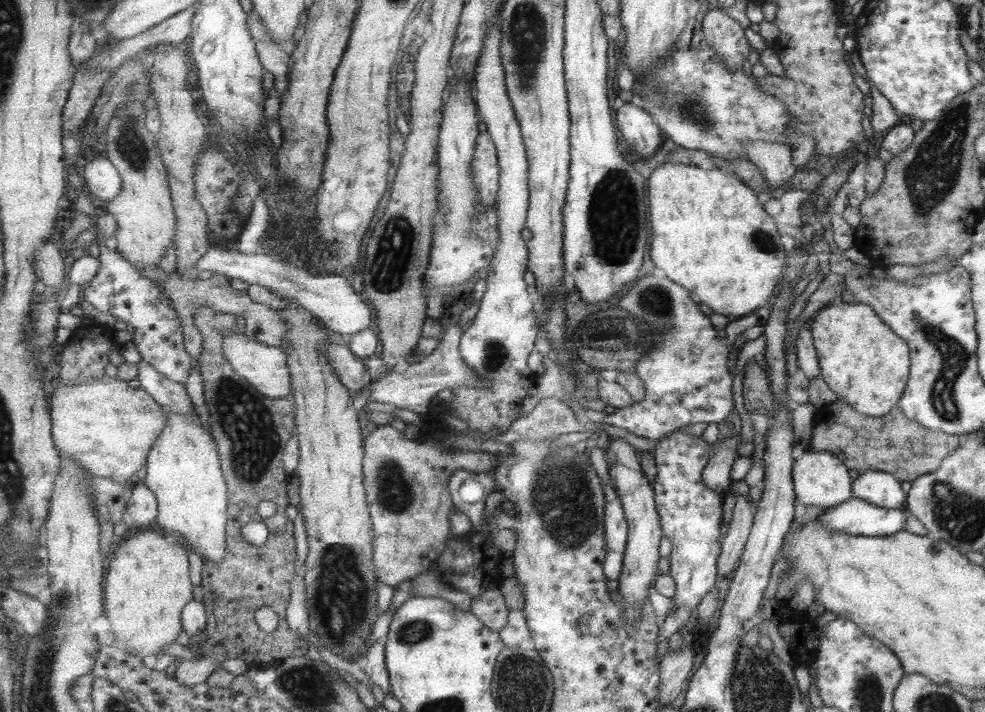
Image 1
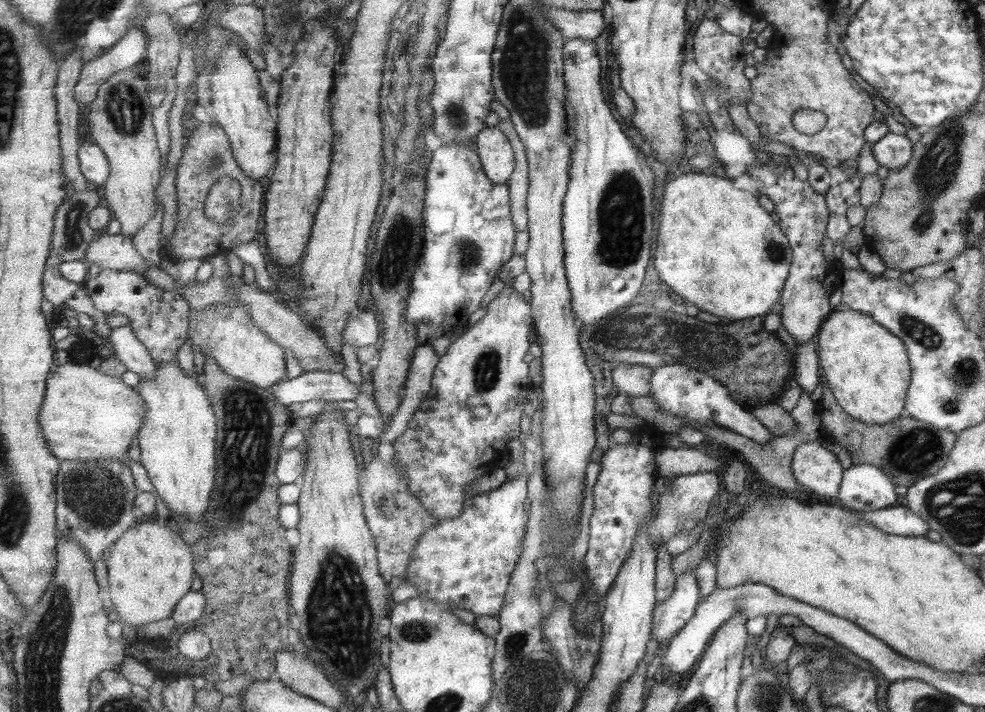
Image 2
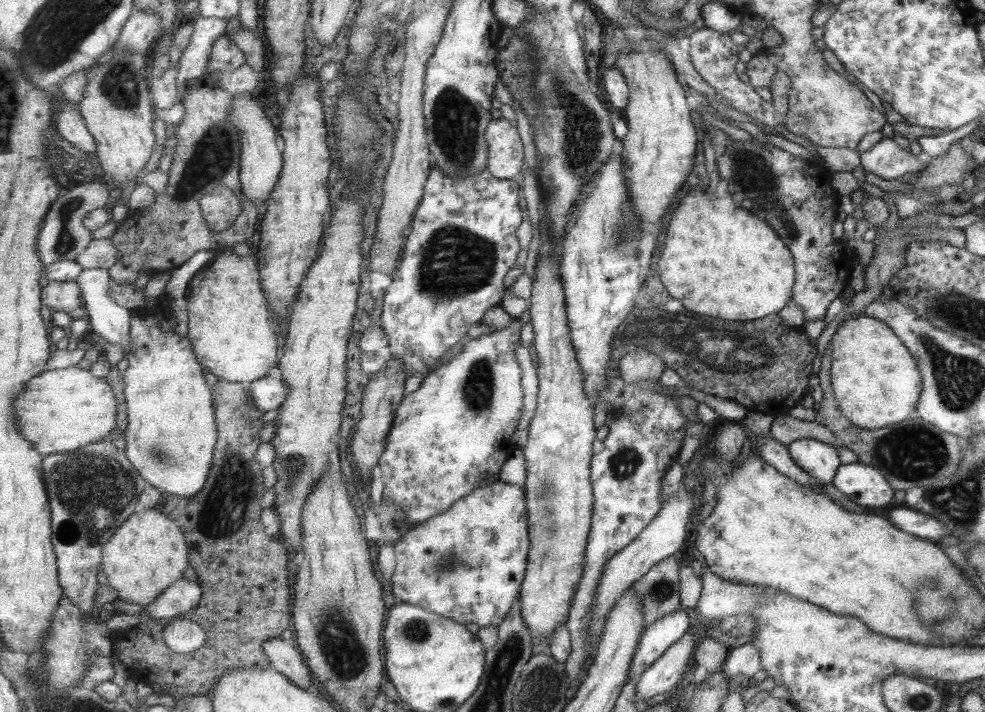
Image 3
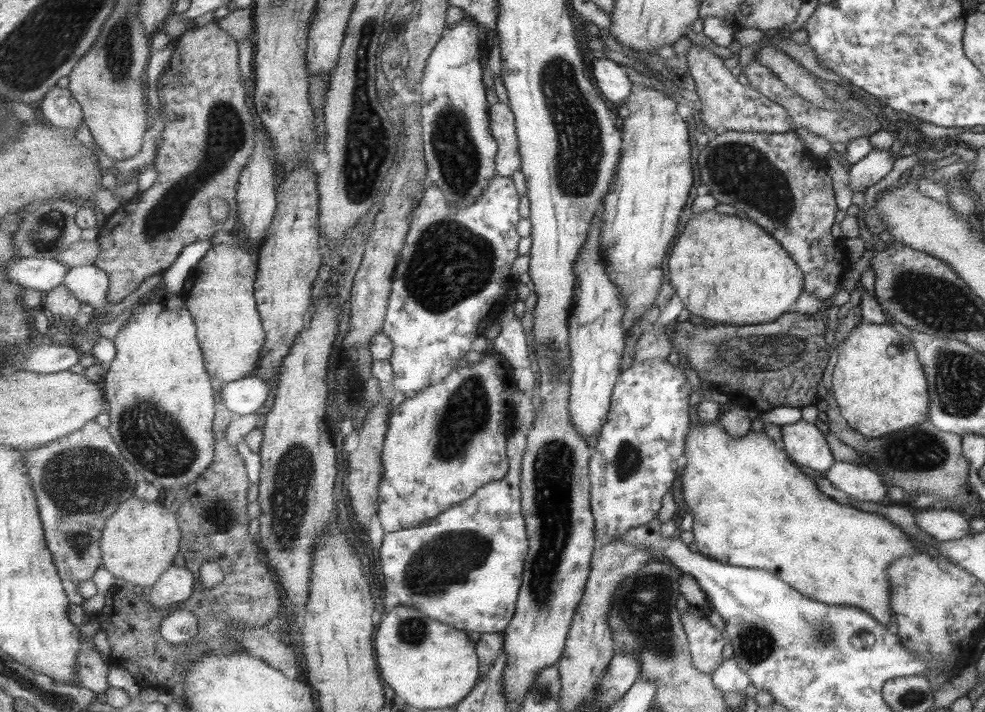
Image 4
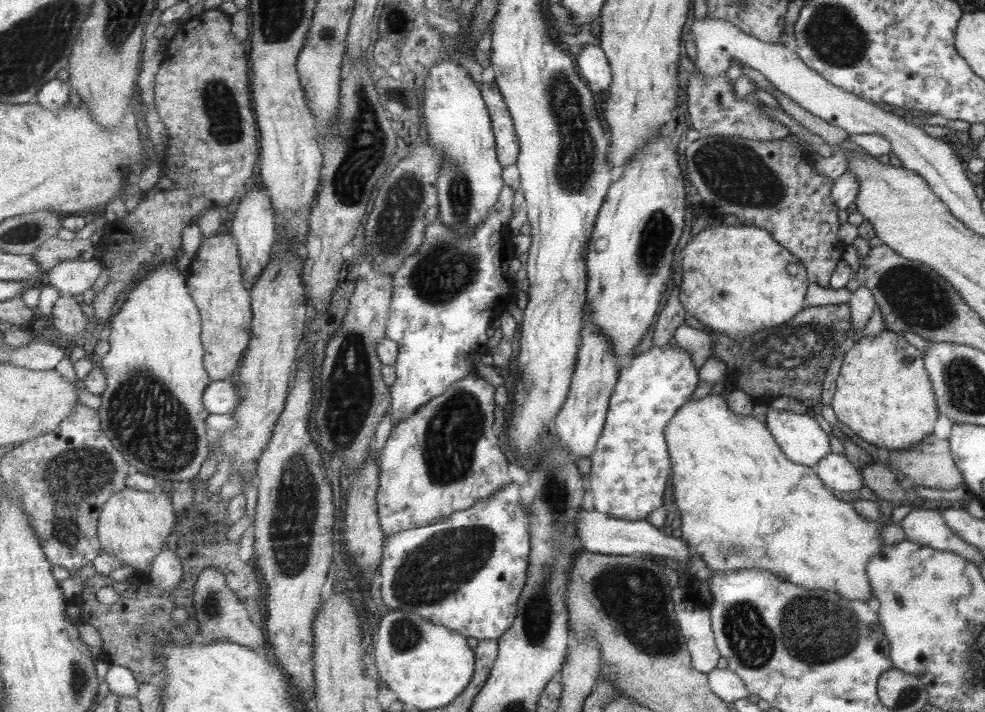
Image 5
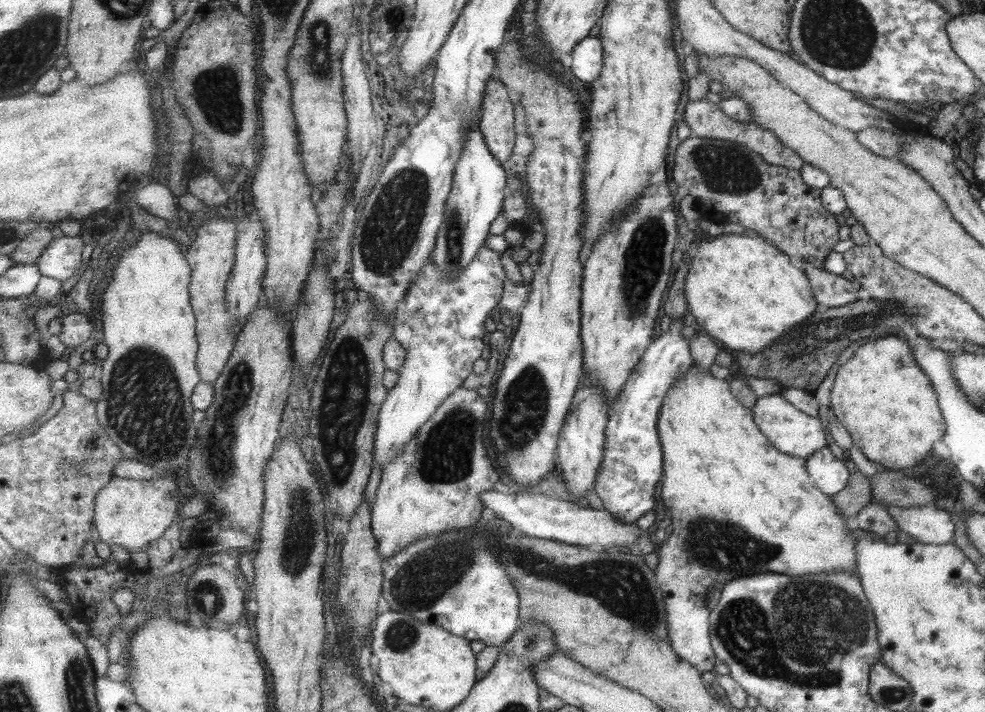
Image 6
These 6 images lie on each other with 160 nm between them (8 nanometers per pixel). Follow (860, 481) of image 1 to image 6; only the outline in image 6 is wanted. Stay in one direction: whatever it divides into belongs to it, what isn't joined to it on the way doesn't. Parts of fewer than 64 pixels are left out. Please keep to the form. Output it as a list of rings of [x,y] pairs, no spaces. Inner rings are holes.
[[[827,448],[815,450],[806,459],[808,477],[817,490],[832,496],[848,484],[849,472],[845,466],[831,456]]]

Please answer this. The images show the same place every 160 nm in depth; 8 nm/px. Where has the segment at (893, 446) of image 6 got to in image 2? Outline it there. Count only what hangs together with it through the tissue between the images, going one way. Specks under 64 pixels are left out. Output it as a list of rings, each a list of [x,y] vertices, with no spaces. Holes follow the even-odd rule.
[[[839,309],[833,311],[815,334],[821,378],[832,390],[836,402],[851,418],[865,424],[885,424],[904,415],[904,404],[911,379],[903,340],[882,327],[861,311]]]

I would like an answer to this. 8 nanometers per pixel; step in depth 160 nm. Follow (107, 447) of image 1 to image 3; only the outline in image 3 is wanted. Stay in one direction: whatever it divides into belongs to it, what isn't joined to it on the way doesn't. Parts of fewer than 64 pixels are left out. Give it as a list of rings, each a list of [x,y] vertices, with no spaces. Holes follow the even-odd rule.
[[[70,366],[65,370],[47,370],[26,382],[25,392],[14,400],[16,427],[43,456],[53,453],[71,453],[81,447],[109,437],[111,430],[117,430],[117,398],[113,388],[104,377],[97,377],[90,369]]]

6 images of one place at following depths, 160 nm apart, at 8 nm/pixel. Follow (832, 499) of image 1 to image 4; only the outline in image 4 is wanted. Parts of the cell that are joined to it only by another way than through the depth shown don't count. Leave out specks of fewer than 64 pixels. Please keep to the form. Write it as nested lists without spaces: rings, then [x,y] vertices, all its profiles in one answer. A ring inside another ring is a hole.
[[[799,419],[791,424],[779,425],[780,446],[800,469],[822,475],[832,465],[830,447],[814,424]]]

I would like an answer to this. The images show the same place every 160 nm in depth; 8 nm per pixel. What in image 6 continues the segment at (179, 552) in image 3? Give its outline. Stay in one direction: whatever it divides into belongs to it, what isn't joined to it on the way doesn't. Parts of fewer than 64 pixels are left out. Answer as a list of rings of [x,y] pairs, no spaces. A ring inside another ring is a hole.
[[[113,476],[96,496],[93,524],[100,541],[108,546],[118,544],[127,552],[146,552],[147,545],[161,538],[176,522],[182,495],[171,478],[132,479]]]

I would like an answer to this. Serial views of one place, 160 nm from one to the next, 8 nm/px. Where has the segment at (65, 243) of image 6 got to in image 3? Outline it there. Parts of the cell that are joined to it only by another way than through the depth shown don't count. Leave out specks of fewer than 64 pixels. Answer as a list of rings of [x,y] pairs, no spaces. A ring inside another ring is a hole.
[[[104,268],[83,269],[77,277],[81,289],[81,296],[84,298],[86,316],[89,318],[89,330],[101,336],[108,344],[119,344],[124,350],[131,346],[129,330],[131,330],[131,310],[120,305],[110,293],[112,284],[111,273]]]

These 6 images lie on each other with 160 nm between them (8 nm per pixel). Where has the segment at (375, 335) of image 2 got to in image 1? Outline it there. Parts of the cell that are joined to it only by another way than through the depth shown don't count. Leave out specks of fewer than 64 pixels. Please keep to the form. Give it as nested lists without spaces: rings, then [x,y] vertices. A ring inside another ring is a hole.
[[[218,247],[207,251],[197,262],[196,269],[226,274],[233,280],[243,279],[249,284],[266,286],[275,295],[298,302],[303,308],[317,316],[330,330],[340,333],[344,338],[349,339],[371,326],[371,308],[353,290],[350,278],[344,278],[343,275],[312,276],[299,266],[277,258],[275,255],[269,255],[267,252],[243,254],[242,252],[229,252],[226,249],[220,250]]]

